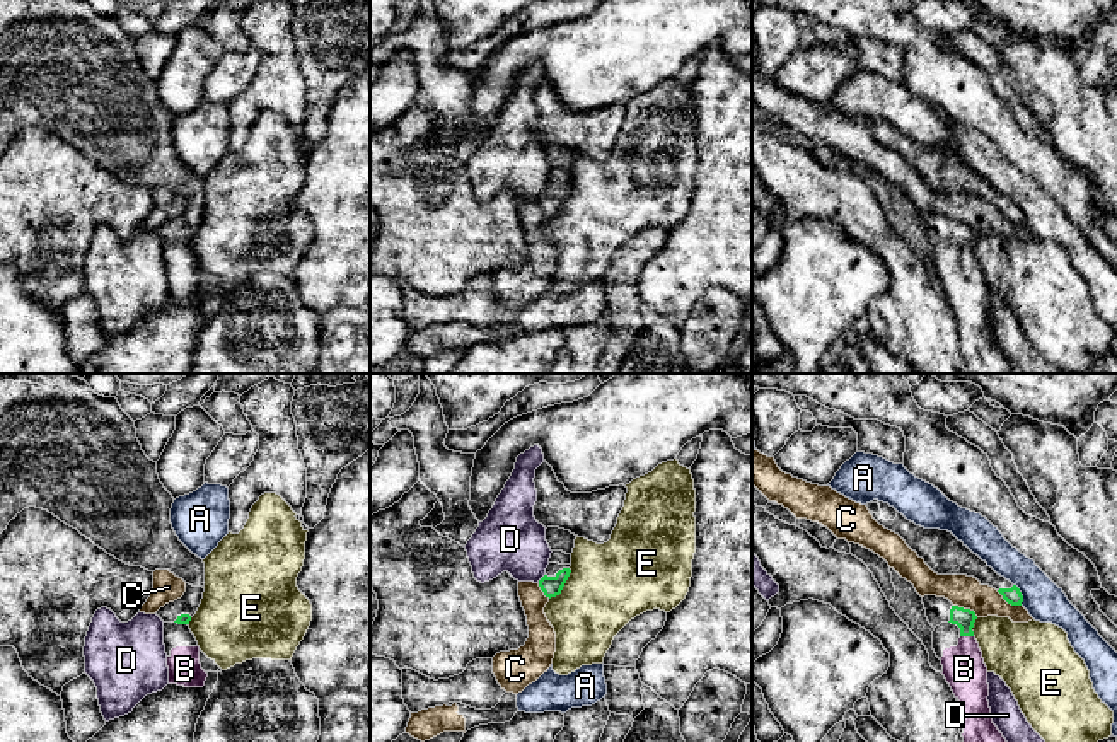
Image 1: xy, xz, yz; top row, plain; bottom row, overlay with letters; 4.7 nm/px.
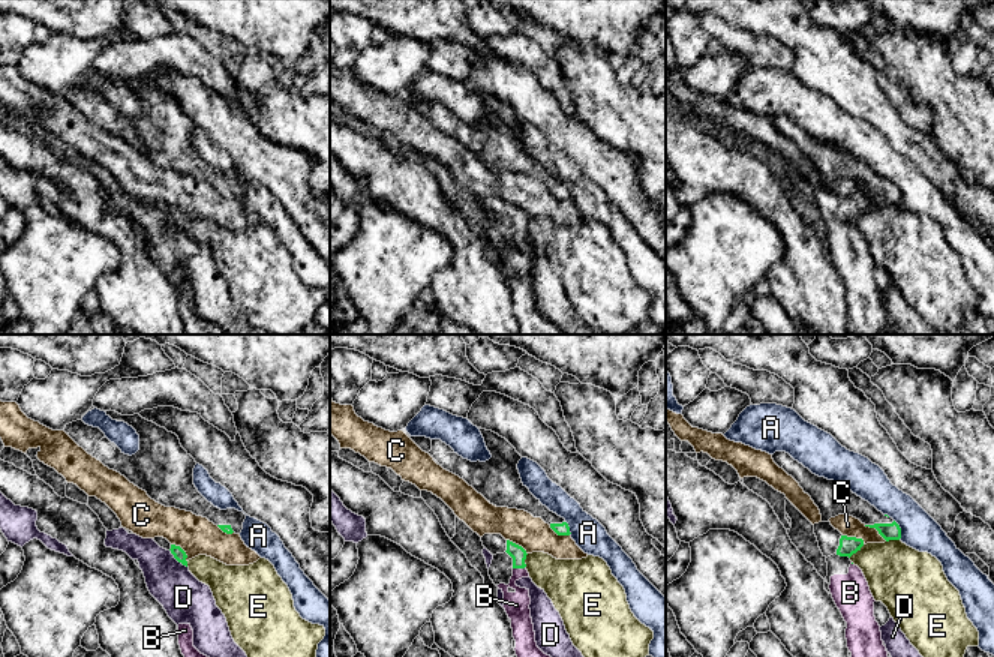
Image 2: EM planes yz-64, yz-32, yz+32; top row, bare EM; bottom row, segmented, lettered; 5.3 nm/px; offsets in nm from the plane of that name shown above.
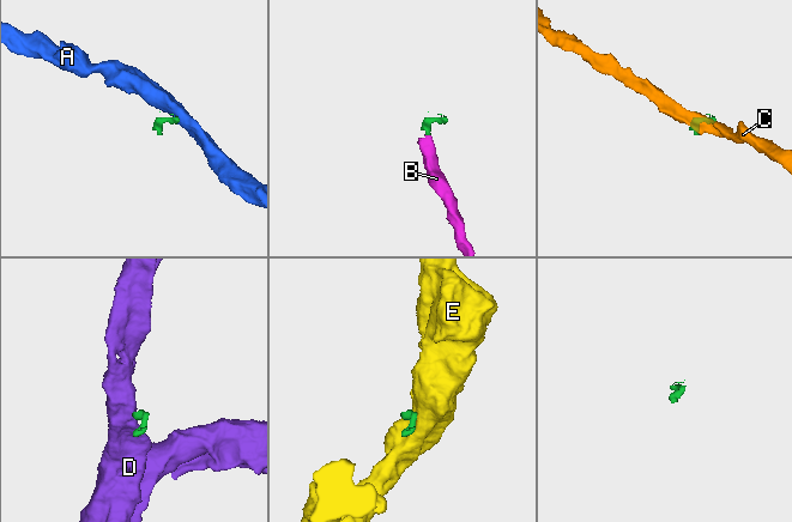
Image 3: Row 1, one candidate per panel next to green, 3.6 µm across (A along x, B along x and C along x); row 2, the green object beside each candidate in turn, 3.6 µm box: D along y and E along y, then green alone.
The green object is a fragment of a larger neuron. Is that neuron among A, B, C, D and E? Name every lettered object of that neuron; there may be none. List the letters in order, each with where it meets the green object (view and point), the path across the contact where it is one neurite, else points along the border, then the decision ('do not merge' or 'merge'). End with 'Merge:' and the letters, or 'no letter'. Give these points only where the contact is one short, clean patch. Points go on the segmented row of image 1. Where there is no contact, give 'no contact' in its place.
A: contact yz (1020, 594); border yz (1013, 584), (1022, 596), (1022, 604); do not merge
B: contact yz (967, 635); way yz (964, 618), (967, 635), (964, 669); merge
C: contact yz (1008, 602); border yz (996, 591), (1008, 602), (1020, 606); do not merge
D: contact xz (541, 579); border xz (544, 573), (538, 582); do not merge
E: contact xz (563, 585); border xz (570, 568), (563, 589), (549, 599); do not merge
Merge: B

